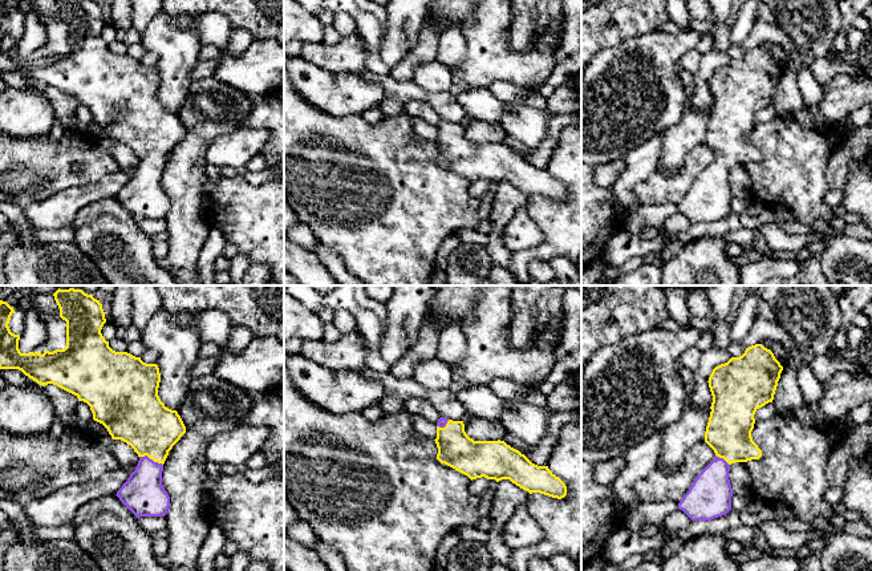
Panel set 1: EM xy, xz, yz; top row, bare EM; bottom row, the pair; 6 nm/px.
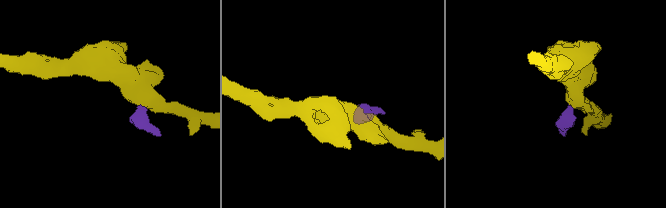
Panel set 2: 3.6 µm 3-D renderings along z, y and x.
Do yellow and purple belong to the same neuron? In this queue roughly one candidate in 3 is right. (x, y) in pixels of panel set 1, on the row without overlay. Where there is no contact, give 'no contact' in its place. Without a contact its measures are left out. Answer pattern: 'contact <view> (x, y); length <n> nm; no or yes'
contact xy (151, 161); length 160 nm; yes

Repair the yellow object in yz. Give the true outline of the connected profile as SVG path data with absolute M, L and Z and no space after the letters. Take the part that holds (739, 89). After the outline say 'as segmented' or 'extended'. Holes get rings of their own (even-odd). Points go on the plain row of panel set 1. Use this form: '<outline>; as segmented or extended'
M762 46L713 72L707 84L713 105L705 145L715 159L678 206L691 223L711 223L731 212L730 167L762 159L751 139L754 117L772 105L782 73L774 56Z; extended

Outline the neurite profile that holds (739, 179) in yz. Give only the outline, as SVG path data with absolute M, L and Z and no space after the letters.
M743 165L730 167L729 182L734 197L751 198L751 178Z

